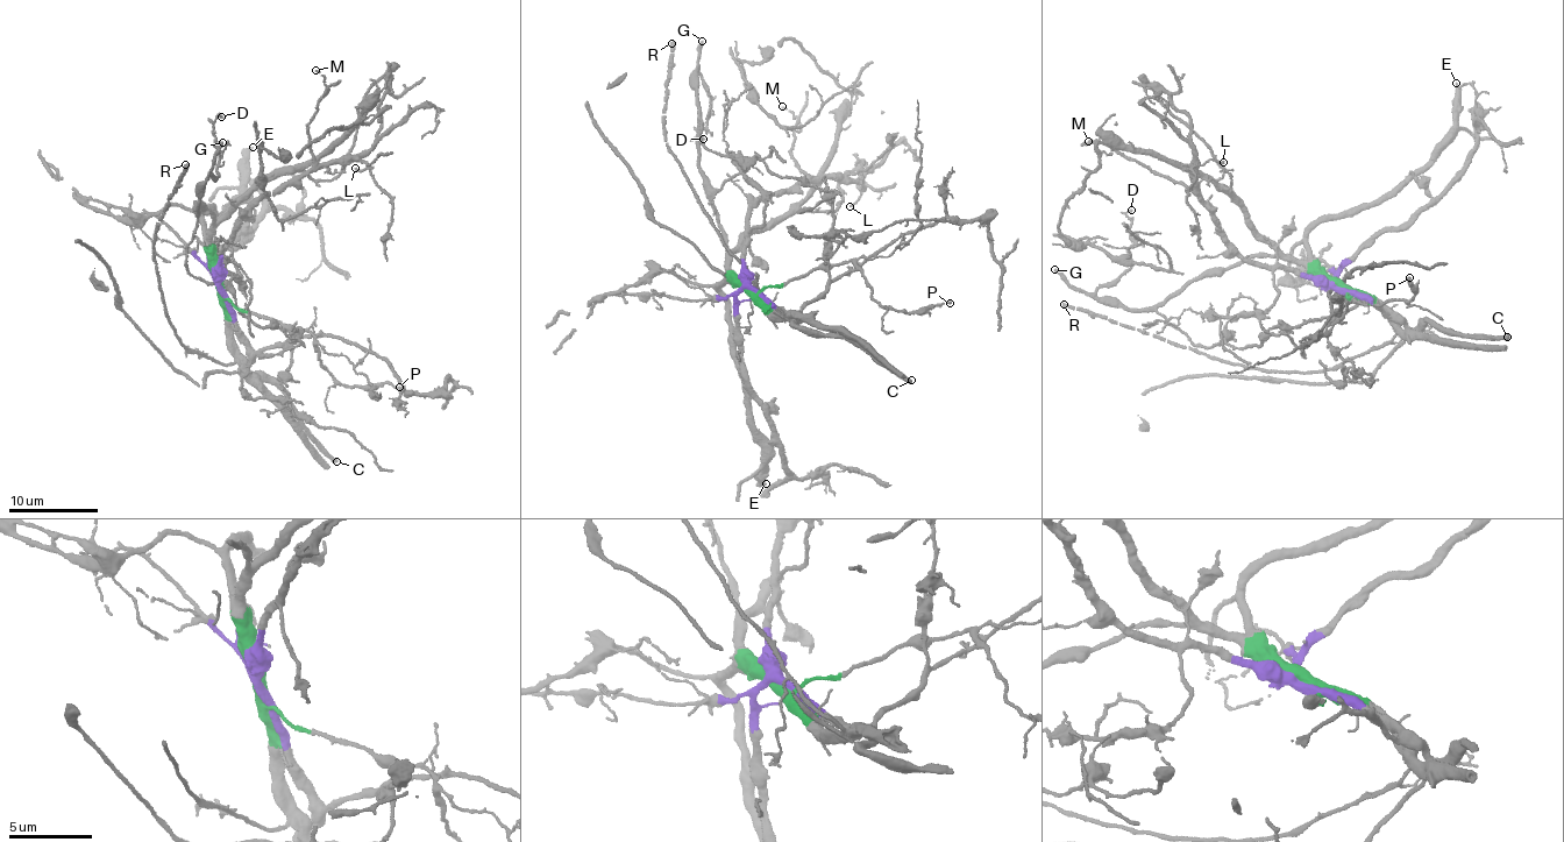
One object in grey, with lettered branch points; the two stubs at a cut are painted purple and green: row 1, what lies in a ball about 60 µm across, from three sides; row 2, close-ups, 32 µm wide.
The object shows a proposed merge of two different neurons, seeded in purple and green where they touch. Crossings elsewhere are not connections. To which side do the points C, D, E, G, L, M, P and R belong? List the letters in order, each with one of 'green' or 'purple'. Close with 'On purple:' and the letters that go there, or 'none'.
C: purple
D: green
E: green
G: green
L: purple
M: purple
P: green
R: green
On purple: C, L, M

